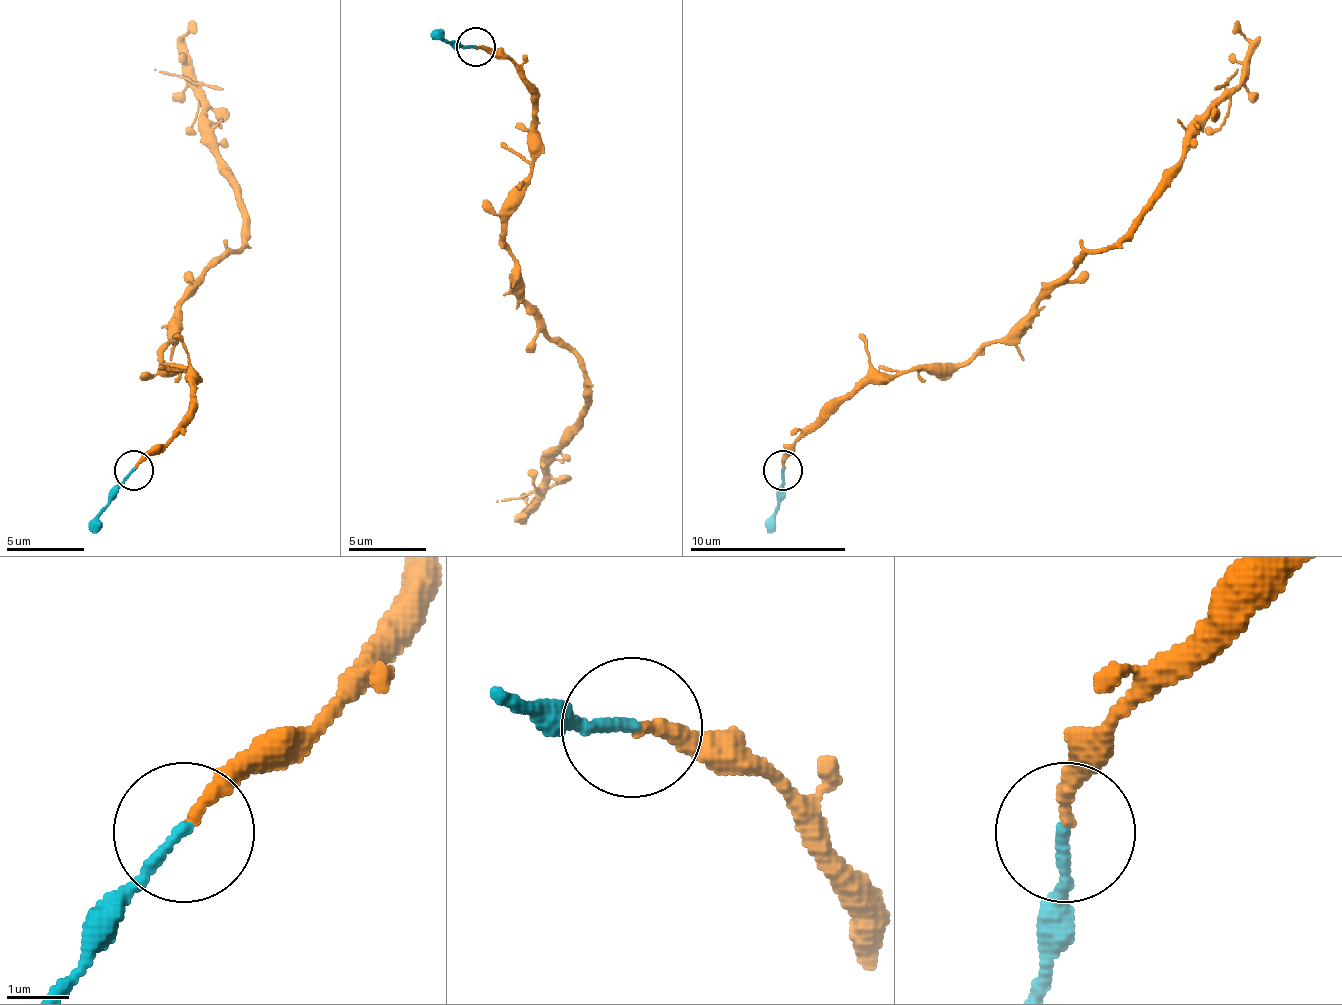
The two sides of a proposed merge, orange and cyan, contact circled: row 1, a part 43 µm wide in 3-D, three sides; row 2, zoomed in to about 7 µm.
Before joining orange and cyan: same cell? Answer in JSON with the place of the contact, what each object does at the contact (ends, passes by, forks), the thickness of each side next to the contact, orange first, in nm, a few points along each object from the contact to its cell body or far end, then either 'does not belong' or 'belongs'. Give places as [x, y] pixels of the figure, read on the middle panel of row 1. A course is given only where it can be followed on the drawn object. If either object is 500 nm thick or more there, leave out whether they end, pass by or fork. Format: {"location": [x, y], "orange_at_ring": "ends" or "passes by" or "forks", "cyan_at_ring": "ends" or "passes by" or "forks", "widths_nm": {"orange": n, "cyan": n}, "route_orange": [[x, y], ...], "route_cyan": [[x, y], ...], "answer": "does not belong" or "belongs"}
{"location": [475, 47], "orange_at_ring": "ends", "cyan_at_ring": "ends", "widths_nm": {"orange": 200, "cyan": 180}, "route_orange": [[474, 48], [502, 52], [533, 103], [506, 247], [513, 294], [584, 376], [584, 411], [525, 513], [537, 501]], "route_cyan": [[474, 48], [455, 48], [431, 32]], "answer": "belongs"}

